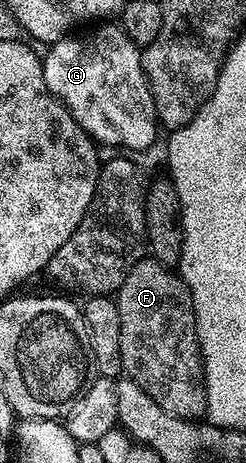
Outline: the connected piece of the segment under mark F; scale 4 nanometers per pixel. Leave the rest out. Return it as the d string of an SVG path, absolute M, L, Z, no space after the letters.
M144 257L134 263L117 292L120 313L120 365L122 374L141 387L173 417L199 421L207 414L207 386L203 376L203 354L195 332L195 314L191 294L174 270L162 267L157 260Z

